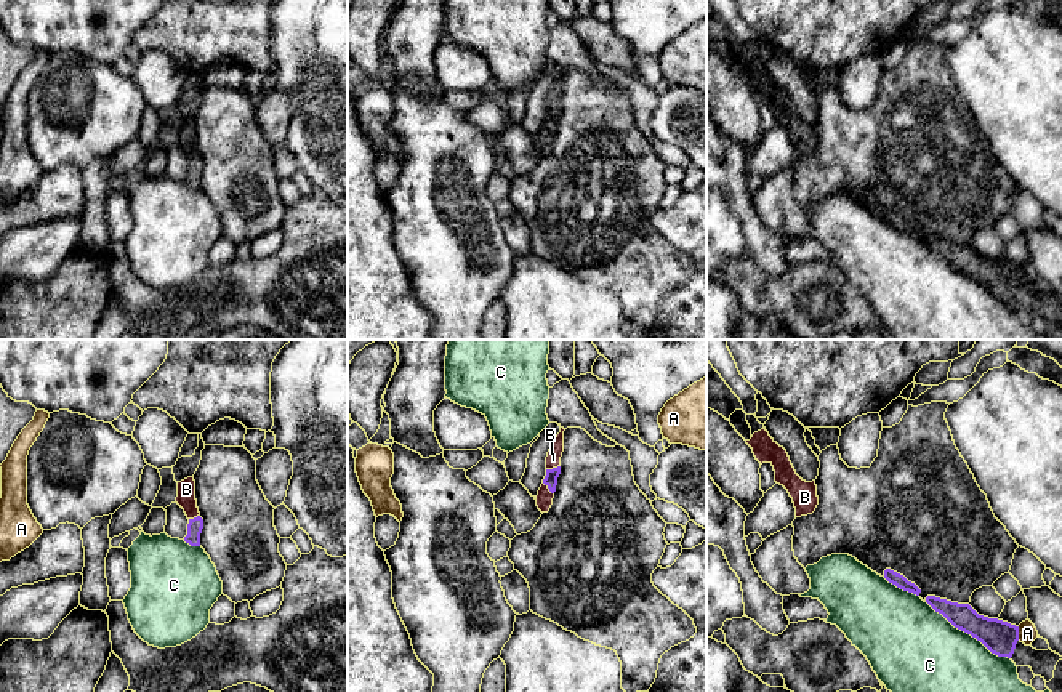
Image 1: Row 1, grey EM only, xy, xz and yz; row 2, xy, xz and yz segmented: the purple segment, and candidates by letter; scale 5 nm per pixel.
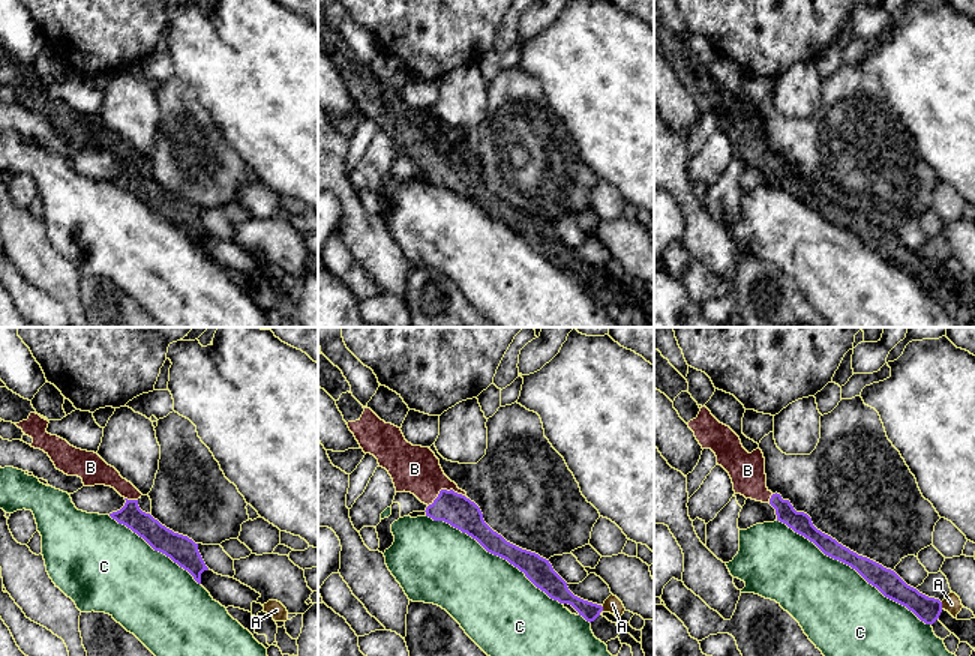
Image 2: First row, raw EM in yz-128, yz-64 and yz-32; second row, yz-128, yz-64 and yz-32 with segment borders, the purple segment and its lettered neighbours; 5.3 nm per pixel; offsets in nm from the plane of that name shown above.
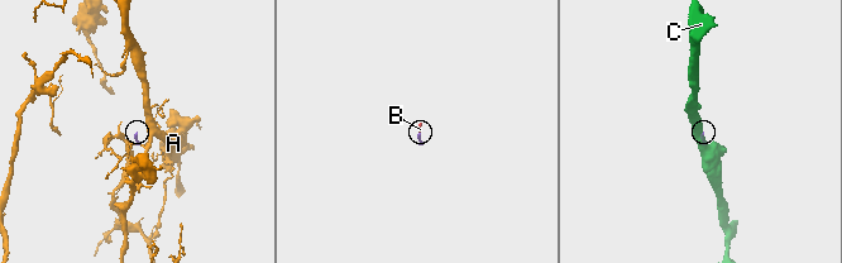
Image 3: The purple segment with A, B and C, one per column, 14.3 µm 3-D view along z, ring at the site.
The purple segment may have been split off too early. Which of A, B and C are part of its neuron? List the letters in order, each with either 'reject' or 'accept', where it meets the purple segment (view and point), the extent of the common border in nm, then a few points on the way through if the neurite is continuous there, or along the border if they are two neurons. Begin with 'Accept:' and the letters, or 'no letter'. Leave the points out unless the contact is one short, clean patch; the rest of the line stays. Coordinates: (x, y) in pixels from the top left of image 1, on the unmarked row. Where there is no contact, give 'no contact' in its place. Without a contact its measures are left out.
Accept: B
A: reject; meets purple in yz at (1017, 274); contact 70 nm long; border along yz (1017, 268), (1019, 281)
B: accept; meets purple in xz at (553, 109); contact 80 nm long; runs through xz (551, 117), (553, 109), (553, 101)
C: reject; meets purple in yz at (968, 274); contact 500 nm long

